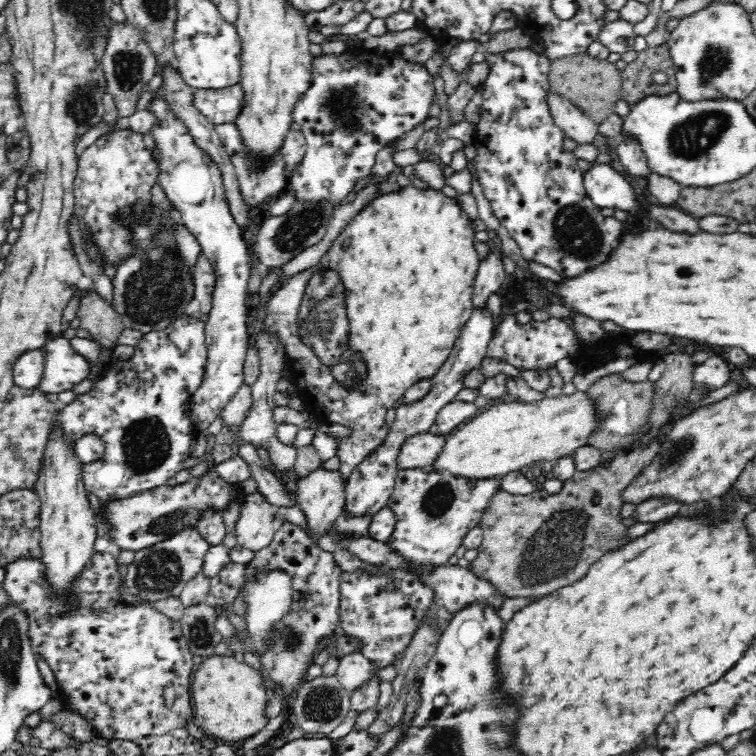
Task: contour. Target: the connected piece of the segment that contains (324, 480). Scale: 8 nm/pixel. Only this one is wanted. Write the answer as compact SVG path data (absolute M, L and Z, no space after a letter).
M314 470L310 476L298 480L298 492L295 497L295 505L304 514L306 520L307 537L313 544L320 544L320 538L330 536L335 520L342 514L346 506L346 491L339 472L328 472L327 470Z

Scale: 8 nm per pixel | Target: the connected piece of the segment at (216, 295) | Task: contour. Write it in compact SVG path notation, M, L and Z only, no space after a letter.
M161 95L156 96L154 104L150 107L158 119L160 124L154 126L154 140L156 147L160 149L162 162L159 166L158 181L166 193L168 200L175 204L177 210L182 215L183 227L194 235L194 238L201 246L202 252L210 263L211 270L214 273L214 286L212 294L212 308L208 313L208 320L205 322L205 341L208 349L208 368L206 368L206 380L196 396L192 398L192 419L199 426L199 431L204 432L210 426L211 422L216 420L220 410L226 406L238 388L242 386L245 374L244 364L248 350L253 346L251 328L248 326L248 280L250 277L250 266L248 265L249 254L243 232L240 231L238 225L234 223L230 209L224 197L224 185L222 185L222 177L218 173L218 169L214 162L206 155L202 155L198 147L194 145L193 138L183 127L183 124L166 108L161 101Z

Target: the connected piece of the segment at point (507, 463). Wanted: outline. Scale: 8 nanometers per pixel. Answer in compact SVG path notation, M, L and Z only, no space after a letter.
M584 392L546 398L538 404L517 400L498 403L481 409L454 434L445 435L441 449L430 466L426 466L426 471L454 478L485 479L526 470L535 463L548 466L552 461L571 457L577 448L585 445L586 437L594 428L595 416Z

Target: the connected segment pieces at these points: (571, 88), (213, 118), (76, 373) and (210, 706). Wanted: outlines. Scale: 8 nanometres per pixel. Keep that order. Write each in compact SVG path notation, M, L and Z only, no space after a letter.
M584 52L556 57L551 61L549 86L566 95L595 123L601 123L614 110L615 102L622 98L622 70L618 70L607 58L596 58Z
M239 83L222 88L194 88L193 91L194 105L215 125L233 122L243 101Z
M66 337L55 338L41 349L45 354L45 365L36 386L40 392L46 395L72 390L75 384L87 378L89 362L70 346Z
M213 655L202 660L190 681L192 720L204 734L216 741L241 741L264 726L264 702L269 693L258 672L228 655Z

